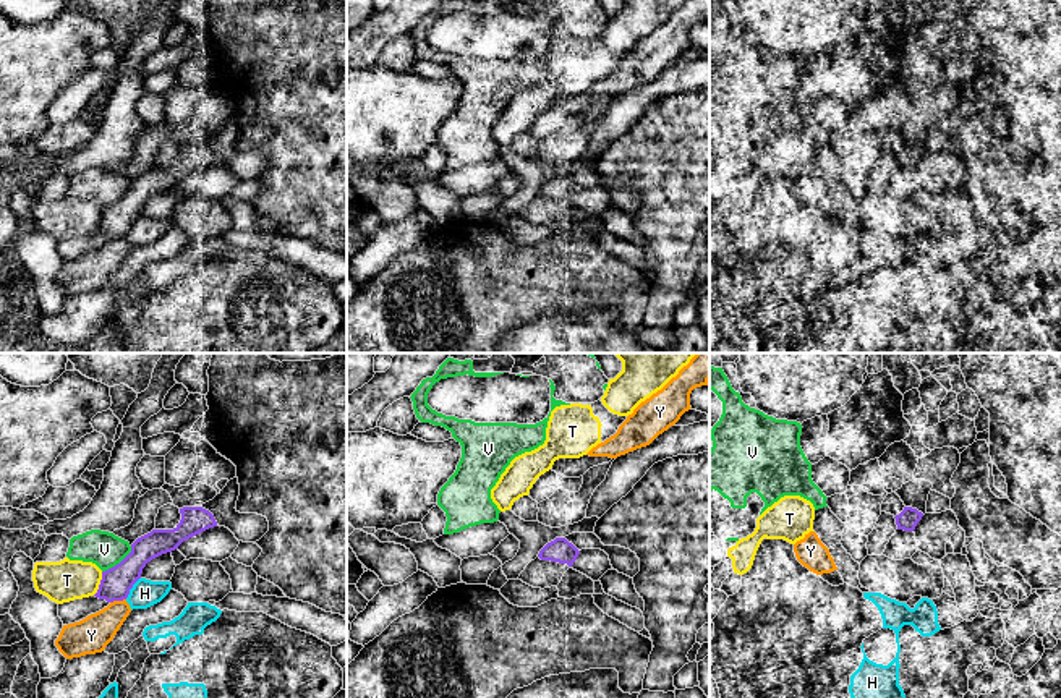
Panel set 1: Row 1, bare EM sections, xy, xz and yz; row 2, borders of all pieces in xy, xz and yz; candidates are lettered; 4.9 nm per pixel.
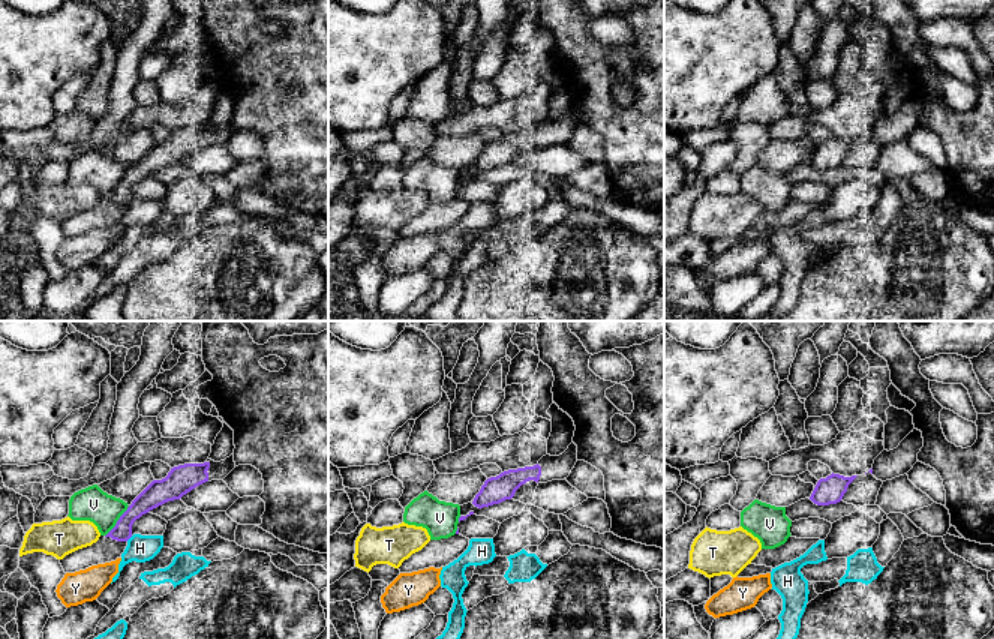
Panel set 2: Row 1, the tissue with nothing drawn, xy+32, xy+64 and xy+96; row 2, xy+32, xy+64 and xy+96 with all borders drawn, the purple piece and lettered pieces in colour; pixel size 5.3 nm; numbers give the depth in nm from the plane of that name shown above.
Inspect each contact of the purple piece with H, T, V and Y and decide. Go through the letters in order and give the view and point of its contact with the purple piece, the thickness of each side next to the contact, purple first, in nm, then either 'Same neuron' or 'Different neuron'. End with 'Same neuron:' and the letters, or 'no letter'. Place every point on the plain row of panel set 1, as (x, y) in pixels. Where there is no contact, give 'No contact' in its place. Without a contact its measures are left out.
H: Touches purple at xy (132, 224). Thickness 150 nm (purple) against 140 nm. Different neuron
T: Touches purple at xy (101, 221). Thickness 150 nm (purple) against 200 nm. Different neuron
V: Touches purple at xy (120, 200). Thickness 150 nm (purple) against 170 nm. Different neuron
Y: Touches purple at xy (117, 237). Thickness 150 nm (purple) against 180 nm. Different neuron
Same neuron: no letter

